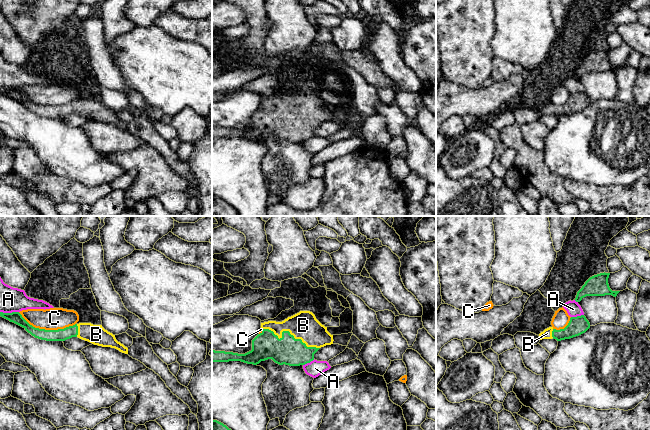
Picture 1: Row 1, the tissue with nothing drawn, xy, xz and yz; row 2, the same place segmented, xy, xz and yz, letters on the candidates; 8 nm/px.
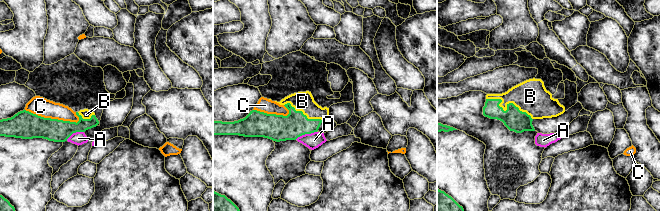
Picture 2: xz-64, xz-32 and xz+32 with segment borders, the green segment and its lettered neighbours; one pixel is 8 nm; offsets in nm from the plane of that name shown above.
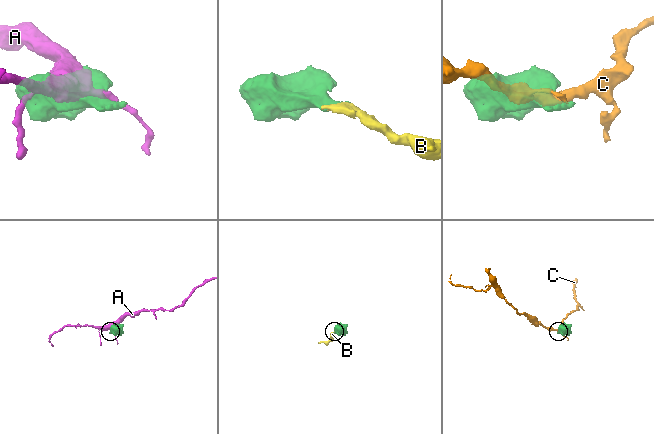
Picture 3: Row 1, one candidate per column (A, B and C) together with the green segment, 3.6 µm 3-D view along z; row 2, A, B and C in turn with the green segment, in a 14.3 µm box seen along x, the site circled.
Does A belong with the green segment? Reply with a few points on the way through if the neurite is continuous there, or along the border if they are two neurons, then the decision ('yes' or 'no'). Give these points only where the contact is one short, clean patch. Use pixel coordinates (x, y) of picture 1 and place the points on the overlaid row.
no

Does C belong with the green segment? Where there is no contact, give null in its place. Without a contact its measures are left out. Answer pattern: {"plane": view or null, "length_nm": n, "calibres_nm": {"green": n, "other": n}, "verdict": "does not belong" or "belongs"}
{"plane": "xy", "length_nm": 480, "calibres_nm": {"green": 100, "other": 180}, "verdict": "does not belong"}

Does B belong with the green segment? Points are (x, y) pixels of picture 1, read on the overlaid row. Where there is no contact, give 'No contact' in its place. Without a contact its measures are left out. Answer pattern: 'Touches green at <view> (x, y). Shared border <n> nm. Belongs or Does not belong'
Touches green at xz (289, 332). Shared border 500 nm. Belongs

